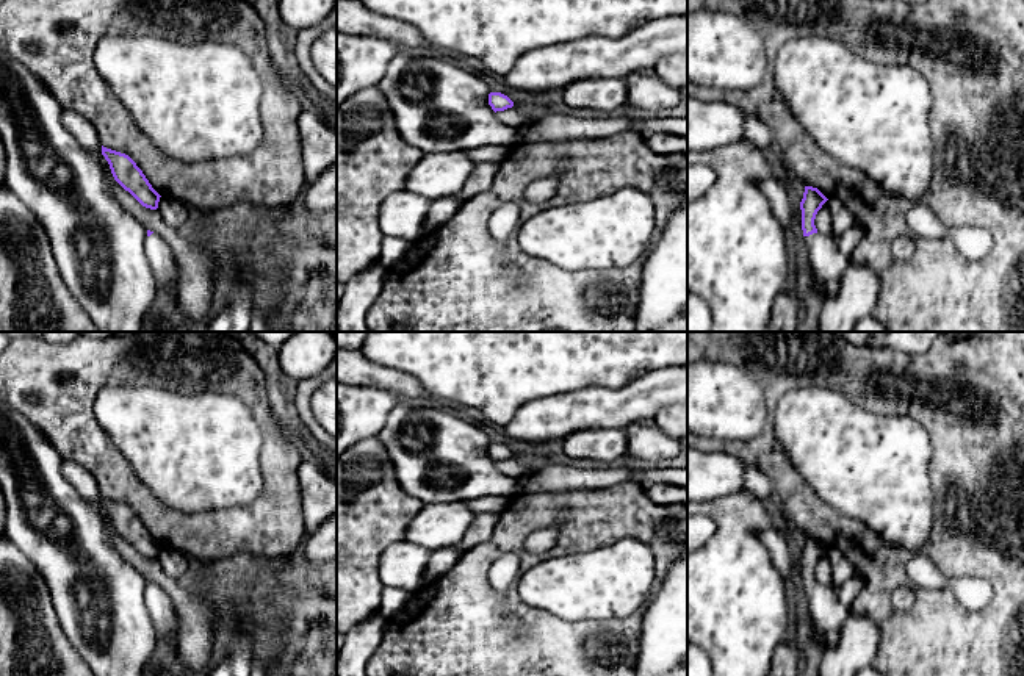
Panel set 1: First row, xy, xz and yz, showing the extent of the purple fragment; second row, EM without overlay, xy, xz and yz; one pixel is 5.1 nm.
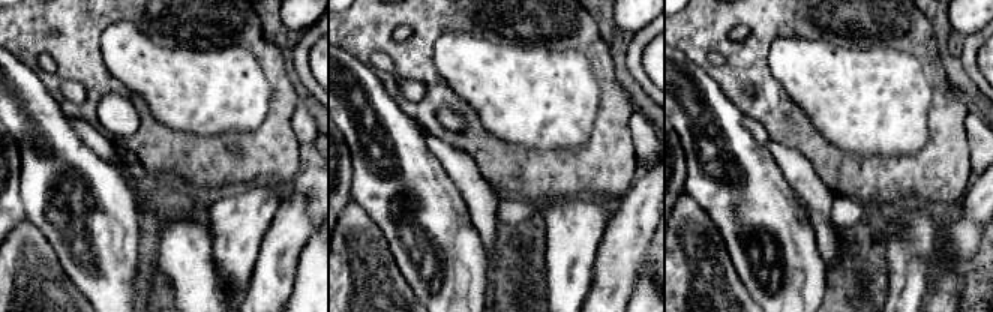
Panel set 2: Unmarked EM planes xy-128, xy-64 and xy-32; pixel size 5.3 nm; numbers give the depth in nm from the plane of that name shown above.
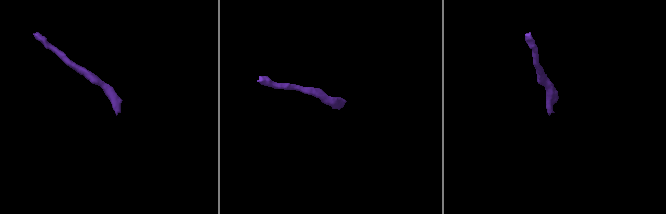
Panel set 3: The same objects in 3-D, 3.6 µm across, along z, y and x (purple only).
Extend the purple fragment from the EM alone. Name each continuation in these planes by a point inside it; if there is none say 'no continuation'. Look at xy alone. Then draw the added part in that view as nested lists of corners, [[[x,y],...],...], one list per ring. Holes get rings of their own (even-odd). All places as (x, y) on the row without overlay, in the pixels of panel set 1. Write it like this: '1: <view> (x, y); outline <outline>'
1: xy (158, 604); outline [[[152,584],[150,587],[146,587],[144,604],[152,618],[157,638],[178,648],[177,615],[169,595],[157,584]]]

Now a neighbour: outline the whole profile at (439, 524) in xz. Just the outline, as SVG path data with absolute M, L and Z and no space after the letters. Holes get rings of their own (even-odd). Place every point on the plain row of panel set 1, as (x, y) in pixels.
M465 501L424 504L410 521L404 541L429 551L457 546L474 516Z

